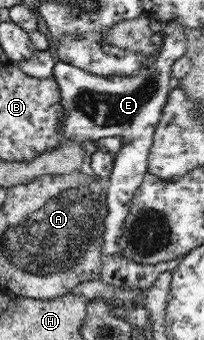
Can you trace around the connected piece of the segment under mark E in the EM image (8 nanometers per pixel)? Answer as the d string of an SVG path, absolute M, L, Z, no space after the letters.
M146 19L151 33L162 35L161 51L153 60L138 69L134 74L126 76L98 76L90 71L74 65L56 62L52 76L61 88L62 104L68 118L64 120L66 140L82 141L102 140L115 137L124 141L122 148L115 154L96 151L92 154L91 166L94 174L108 180L108 189L104 195L103 244L101 248L100 282L116 289L130 291L148 291L164 272L172 272L178 266L179 259L158 264L136 264L120 254L119 238L123 221L130 212L130 202L145 174L149 171L149 153L154 141L154 132L160 122L164 104L168 100L173 86L172 64L187 52L186 30L181 22L166 23Z

